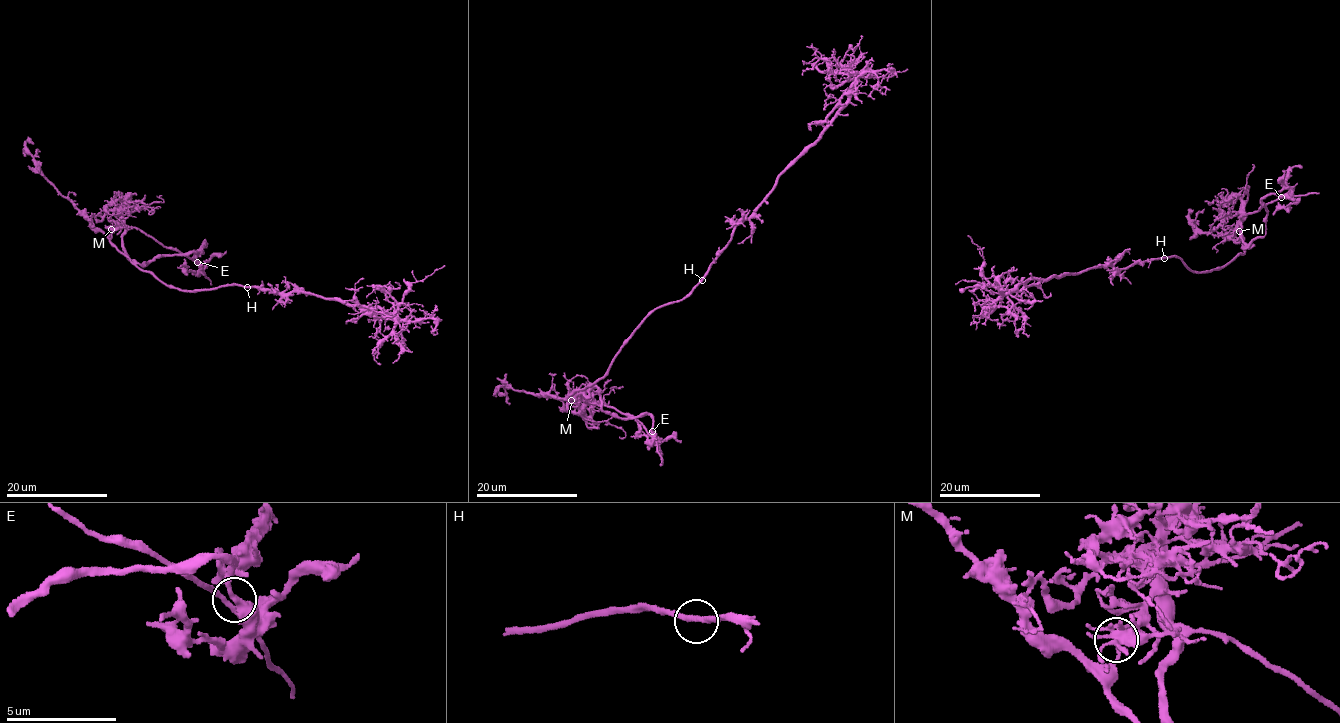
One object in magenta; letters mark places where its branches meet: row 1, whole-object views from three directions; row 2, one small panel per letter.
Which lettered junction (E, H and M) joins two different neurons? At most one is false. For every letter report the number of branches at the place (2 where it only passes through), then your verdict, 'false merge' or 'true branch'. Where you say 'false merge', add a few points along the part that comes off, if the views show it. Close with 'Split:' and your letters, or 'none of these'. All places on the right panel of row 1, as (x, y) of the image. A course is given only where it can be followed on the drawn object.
E: 3 | true branch
H: 2 | true branch
M: 2 | false merge | (1239, 231), (1241, 213), (1240, 218), (1282, 197), (1278, 193), (1285, 175), (1293, 166), (1302, 168)
Split: M

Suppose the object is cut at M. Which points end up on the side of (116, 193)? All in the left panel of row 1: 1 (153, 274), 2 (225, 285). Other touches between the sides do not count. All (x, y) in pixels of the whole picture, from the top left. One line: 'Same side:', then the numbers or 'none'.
Same side: none

